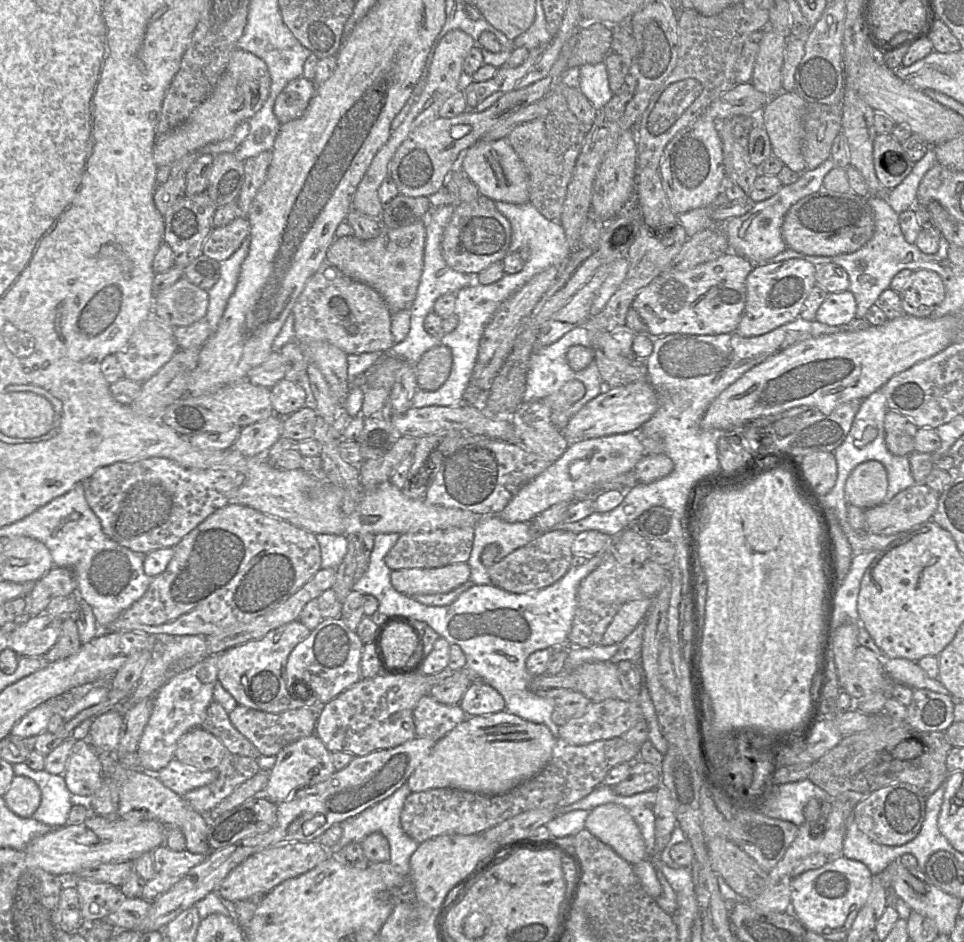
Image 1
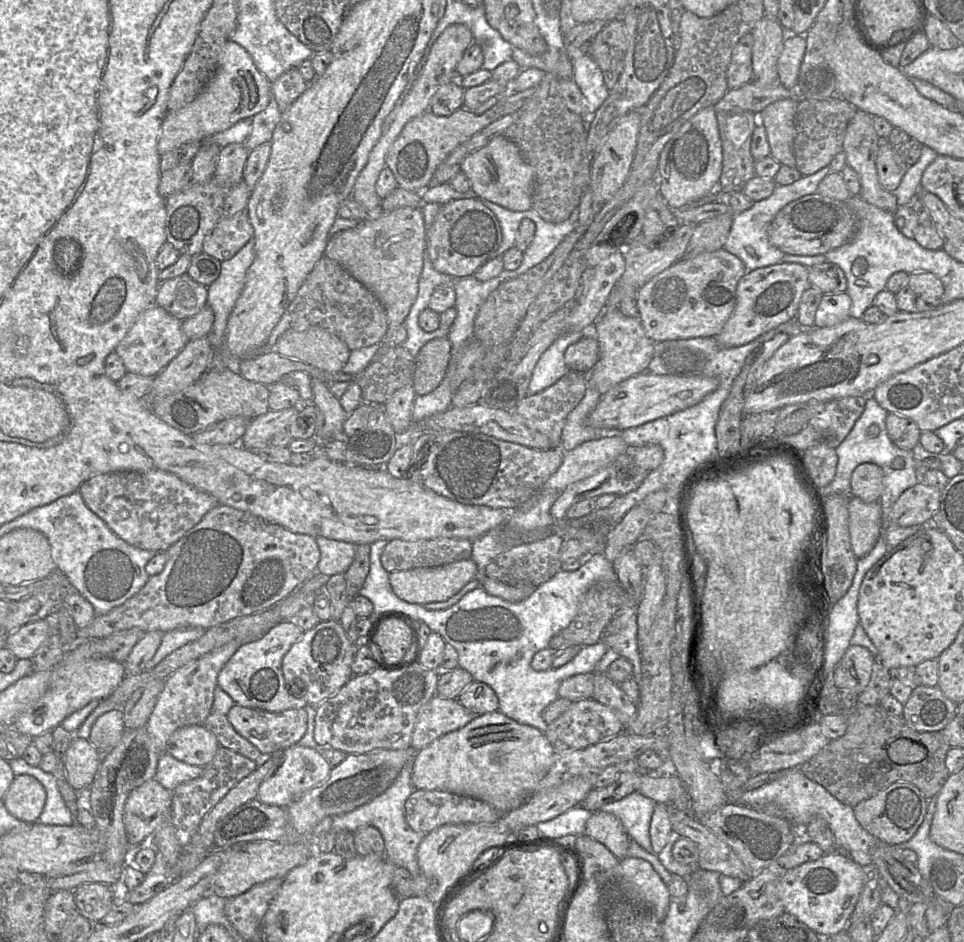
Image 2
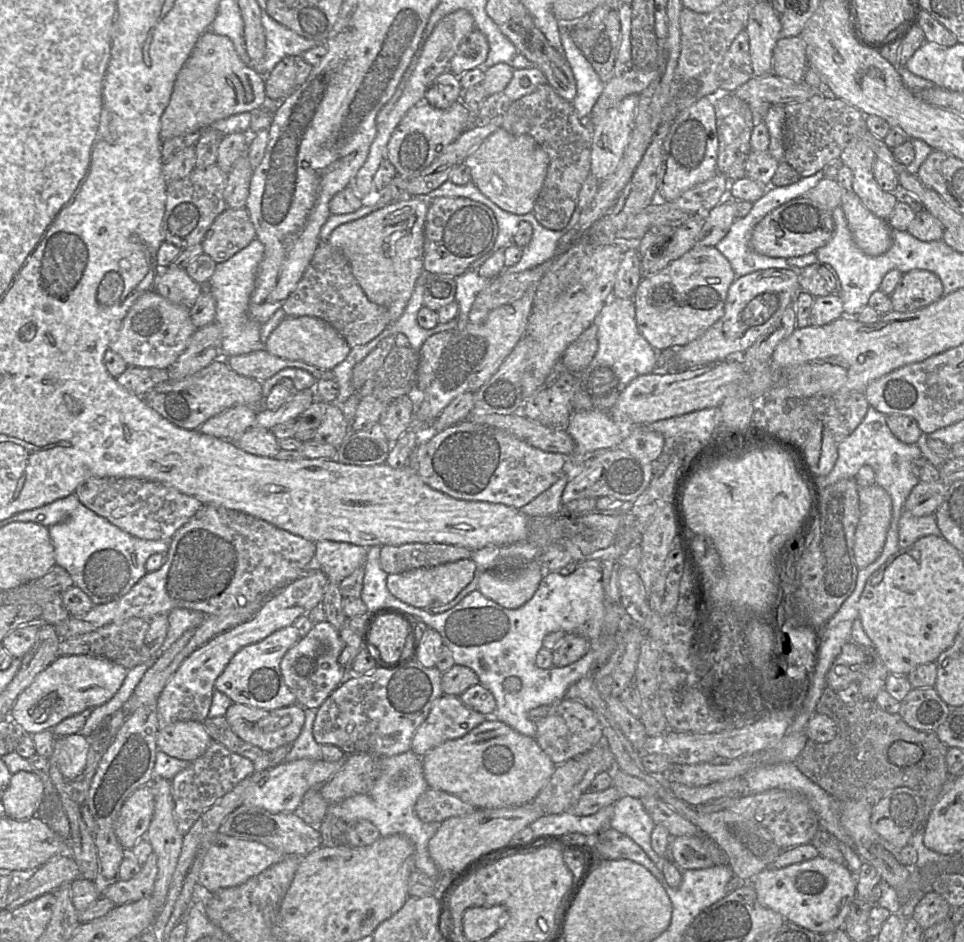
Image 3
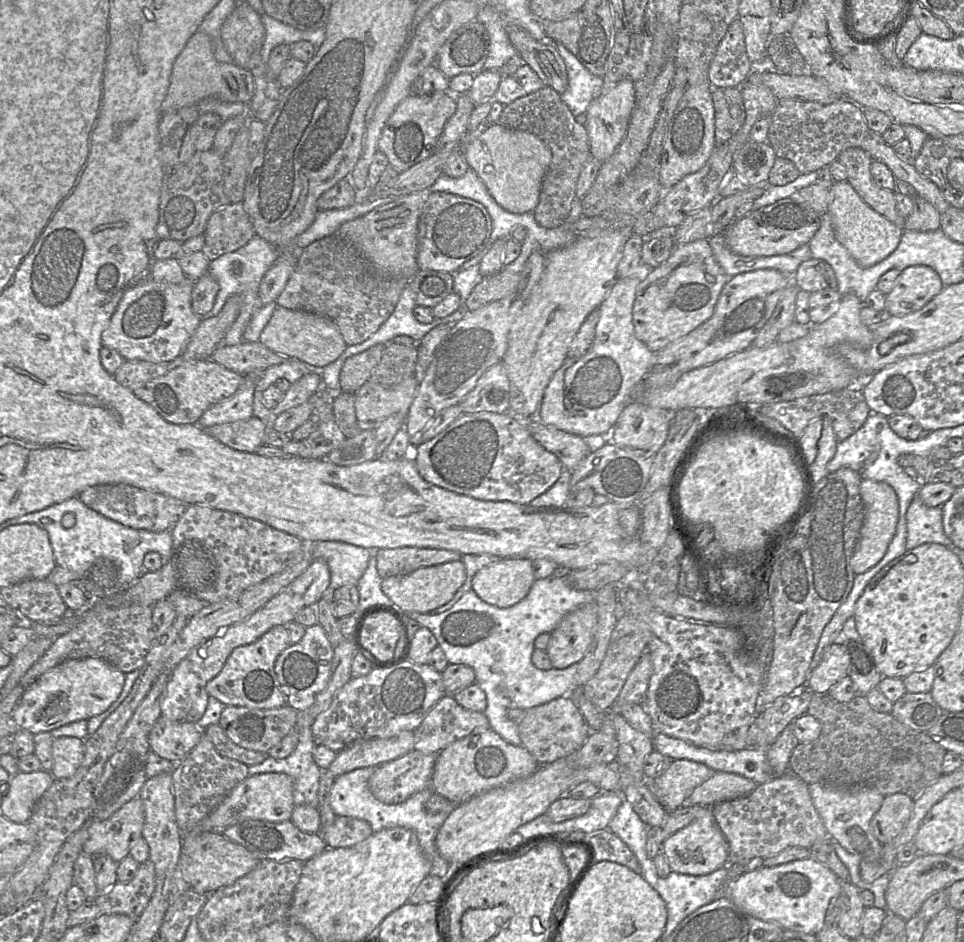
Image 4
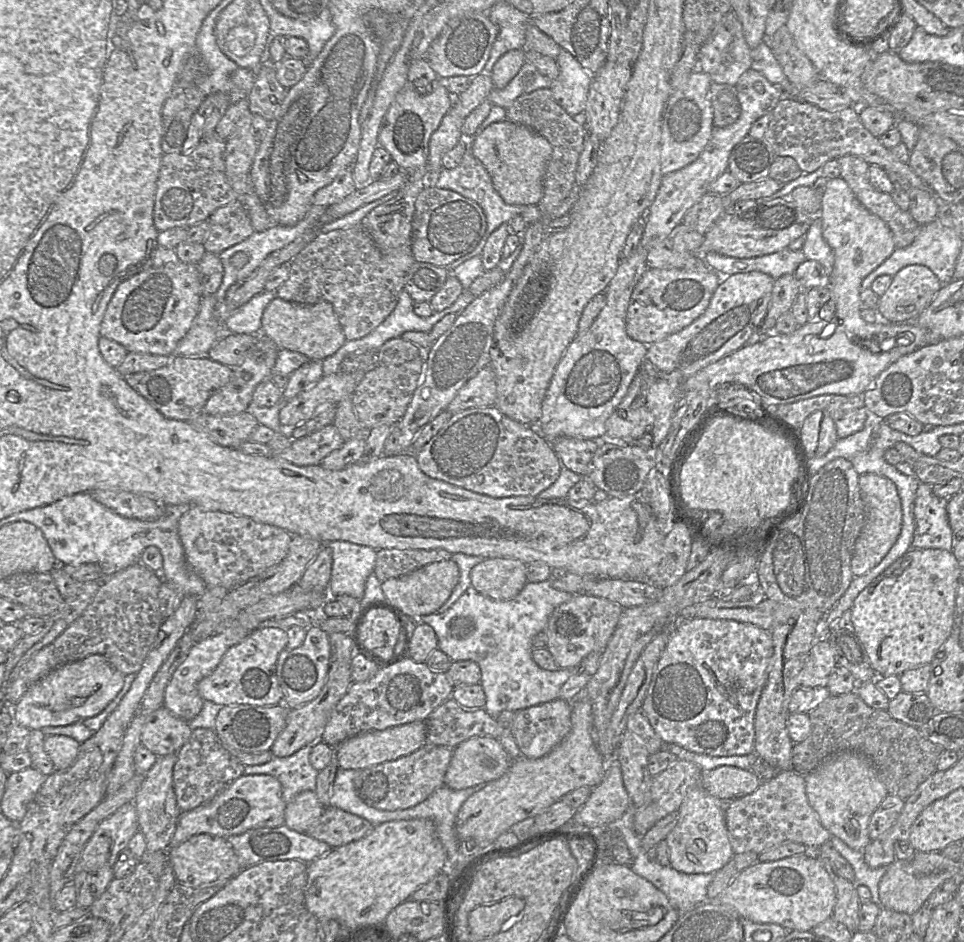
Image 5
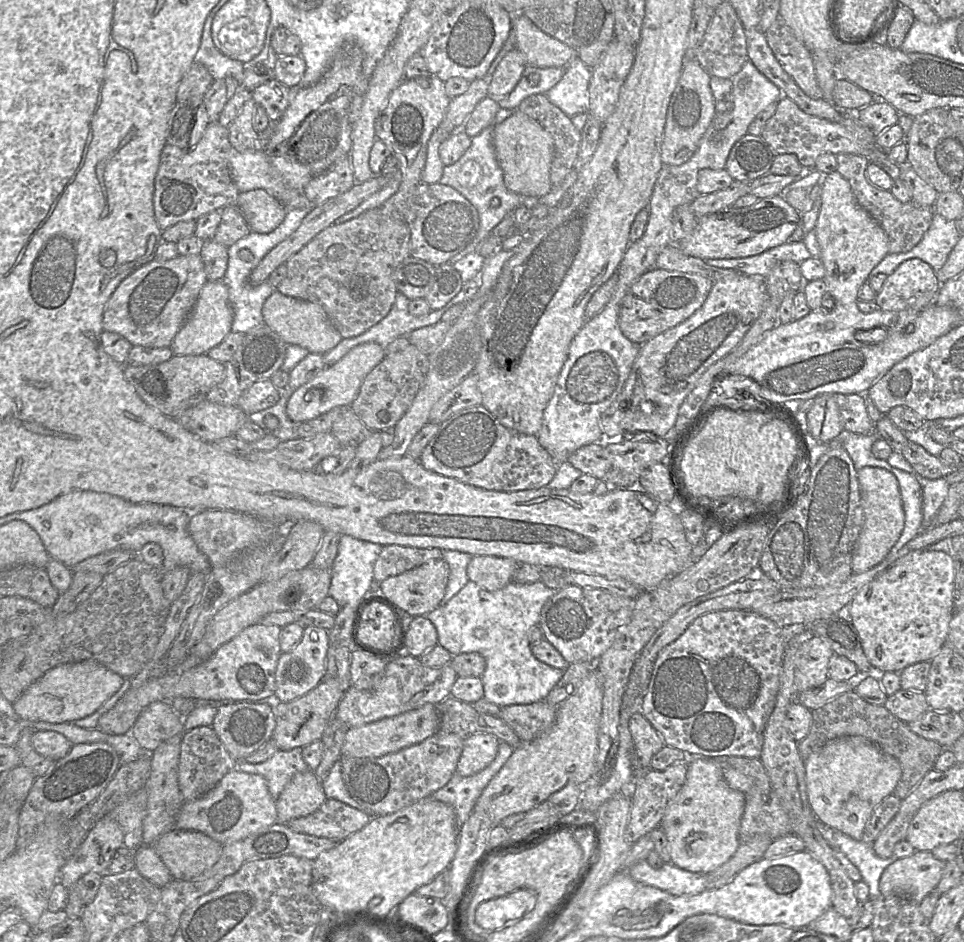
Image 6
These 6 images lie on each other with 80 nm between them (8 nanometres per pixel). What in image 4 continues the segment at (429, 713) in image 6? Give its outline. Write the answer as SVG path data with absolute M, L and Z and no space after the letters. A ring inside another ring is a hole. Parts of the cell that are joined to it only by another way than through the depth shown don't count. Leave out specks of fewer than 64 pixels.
M402 731L387 739L358 740L337 752L328 770L337 777L355 769L380 766L412 750L414 750L414 731Z

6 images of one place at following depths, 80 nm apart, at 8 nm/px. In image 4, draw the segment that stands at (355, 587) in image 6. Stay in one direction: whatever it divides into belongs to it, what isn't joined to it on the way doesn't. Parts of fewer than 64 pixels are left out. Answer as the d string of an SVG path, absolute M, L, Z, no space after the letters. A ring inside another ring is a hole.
M321 541L315 545L315 558L322 558L328 564L330 589L357 585L366 571L371 557L370 550L340 541Z

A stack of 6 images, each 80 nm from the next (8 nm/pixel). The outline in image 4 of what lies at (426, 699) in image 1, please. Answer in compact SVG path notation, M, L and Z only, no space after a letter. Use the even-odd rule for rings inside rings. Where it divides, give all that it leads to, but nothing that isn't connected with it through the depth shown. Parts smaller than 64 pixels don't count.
M444 695L414 731L414 750L437 754L453 742L470 735L478 727L490 727L484 712L467 710L457 703L453 695Z

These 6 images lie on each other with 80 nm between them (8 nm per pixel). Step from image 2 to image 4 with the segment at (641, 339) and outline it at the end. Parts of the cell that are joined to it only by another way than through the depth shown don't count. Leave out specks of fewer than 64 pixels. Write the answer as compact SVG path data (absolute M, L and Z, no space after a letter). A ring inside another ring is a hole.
M639 276L618 279L607 297L599 306L599 320L595 329L595 338L587 353L577 359L567 357L563 365L553 374L541 400L537 419L545 425L568 433L587 437L606 434L614 426L619 414L634 396L637 386L649 372L654 352L640 341L634 333L632 309Z

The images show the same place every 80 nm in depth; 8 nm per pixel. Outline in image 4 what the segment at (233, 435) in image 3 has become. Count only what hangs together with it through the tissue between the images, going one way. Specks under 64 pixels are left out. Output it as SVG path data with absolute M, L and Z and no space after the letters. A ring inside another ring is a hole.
M259 375L244 376L244 382L233 395L222 399L203 413L197 423L200 427L209 428L218 424L247 420L253 416L253 396L256 377Z

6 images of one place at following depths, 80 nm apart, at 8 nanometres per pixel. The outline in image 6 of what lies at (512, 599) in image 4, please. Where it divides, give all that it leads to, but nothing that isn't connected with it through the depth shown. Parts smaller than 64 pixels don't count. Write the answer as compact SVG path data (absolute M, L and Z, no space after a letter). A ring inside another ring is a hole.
M473 556L467 567L468 579L488 591L503 588L513 580L516 561L496 556Z

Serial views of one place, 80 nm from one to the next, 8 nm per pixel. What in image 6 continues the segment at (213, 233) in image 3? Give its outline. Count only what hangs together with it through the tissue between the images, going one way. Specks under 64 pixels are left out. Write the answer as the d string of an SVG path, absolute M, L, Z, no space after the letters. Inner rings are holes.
M232 204L222 209L221 221L211 240L230 247L250 232L243 212L237 204Z

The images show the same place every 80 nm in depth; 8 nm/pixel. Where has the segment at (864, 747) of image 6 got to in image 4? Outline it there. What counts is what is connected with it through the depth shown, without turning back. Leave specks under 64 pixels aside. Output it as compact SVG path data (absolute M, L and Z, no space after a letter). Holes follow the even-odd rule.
M812 783L808 785L808 790L829 837L837 840L862 860L876 861L881 857L883 844L874 836L870 822L880 809L884 795L872 786L832 786Z

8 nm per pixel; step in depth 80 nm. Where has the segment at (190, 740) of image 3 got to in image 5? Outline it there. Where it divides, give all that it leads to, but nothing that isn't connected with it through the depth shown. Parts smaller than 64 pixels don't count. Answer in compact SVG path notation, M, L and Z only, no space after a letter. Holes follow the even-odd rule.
M164 706L153 711L141 731L141 745L154 753L156 756L164 756L168 754L177 754L180 748L190 738L192 729L185 720L173 715Z

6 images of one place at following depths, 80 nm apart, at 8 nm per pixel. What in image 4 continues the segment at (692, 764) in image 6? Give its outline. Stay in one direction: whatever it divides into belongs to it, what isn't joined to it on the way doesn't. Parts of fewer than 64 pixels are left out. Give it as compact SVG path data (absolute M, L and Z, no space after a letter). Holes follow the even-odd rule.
M712 807L700 812L692 822L666 838L663 850L671 871L688 875L706 875L726 865L729 844L717 824Z

